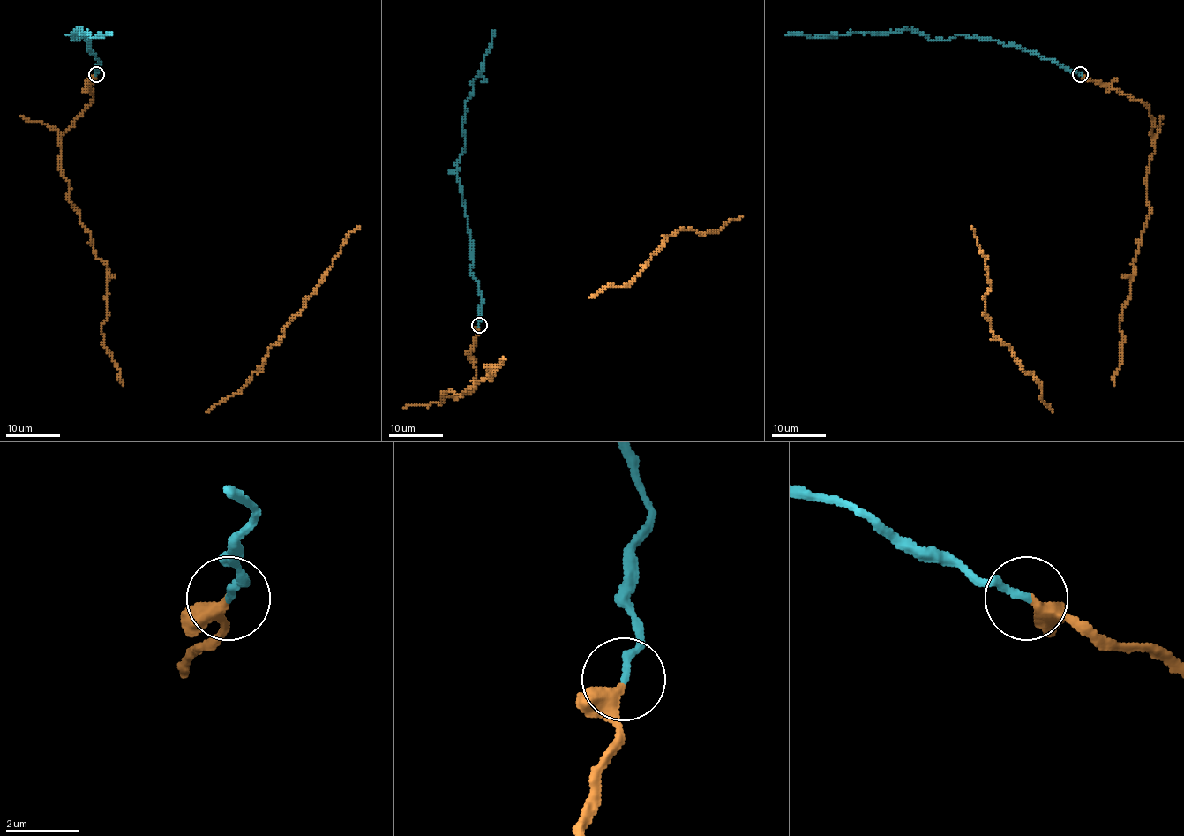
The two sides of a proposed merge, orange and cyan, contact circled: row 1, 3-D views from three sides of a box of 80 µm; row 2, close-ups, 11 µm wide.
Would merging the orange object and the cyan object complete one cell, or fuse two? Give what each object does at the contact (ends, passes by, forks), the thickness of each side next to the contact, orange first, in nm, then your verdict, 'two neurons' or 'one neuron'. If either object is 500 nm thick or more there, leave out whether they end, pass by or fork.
orange passes by | cyan ends | 260/200 nm | one neuron

